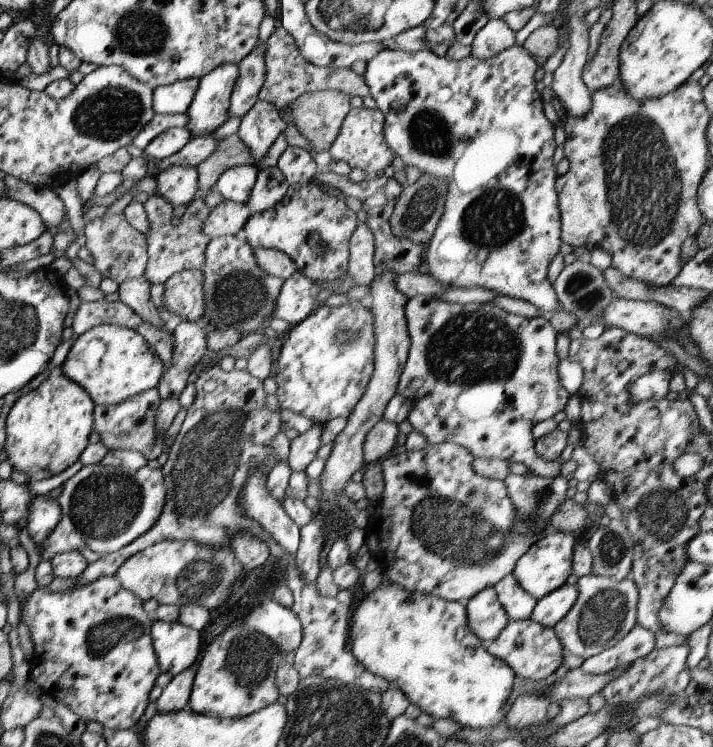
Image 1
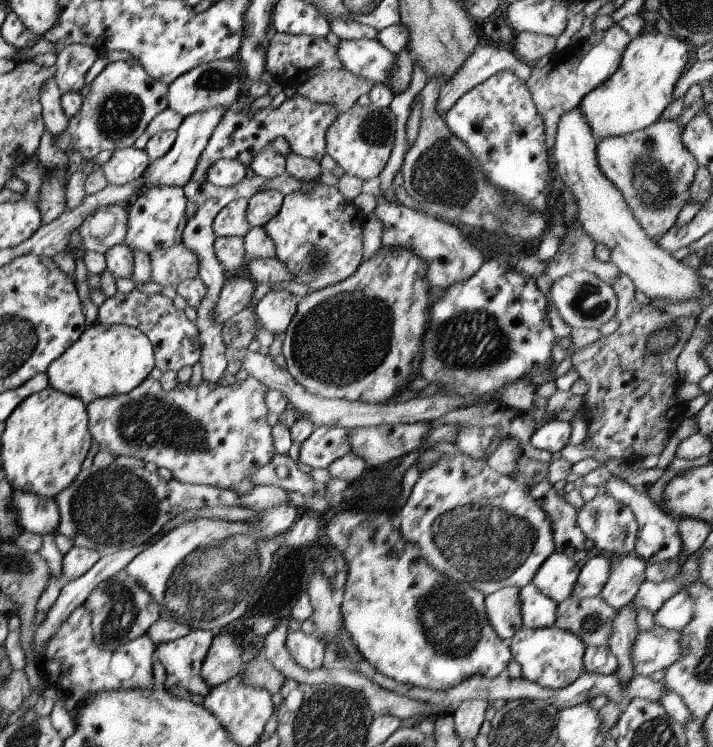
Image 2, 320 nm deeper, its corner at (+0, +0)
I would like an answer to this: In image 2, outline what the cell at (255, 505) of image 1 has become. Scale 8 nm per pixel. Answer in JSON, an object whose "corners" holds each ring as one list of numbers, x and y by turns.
{"corners":[[149,376,128,393,98,398,85,405,88,429,99,450,114,457,133,456,144,463,153,462,157,468,167,468,173,479,192,485,211,485,233,489,237,496,245,494,253,485,250,474,265,466,274,455,270,426,265,423,268,410,264,394,268,391,252,376,231,385,222,386,205,379,195,387,178,382,166,391,160,382]]}

